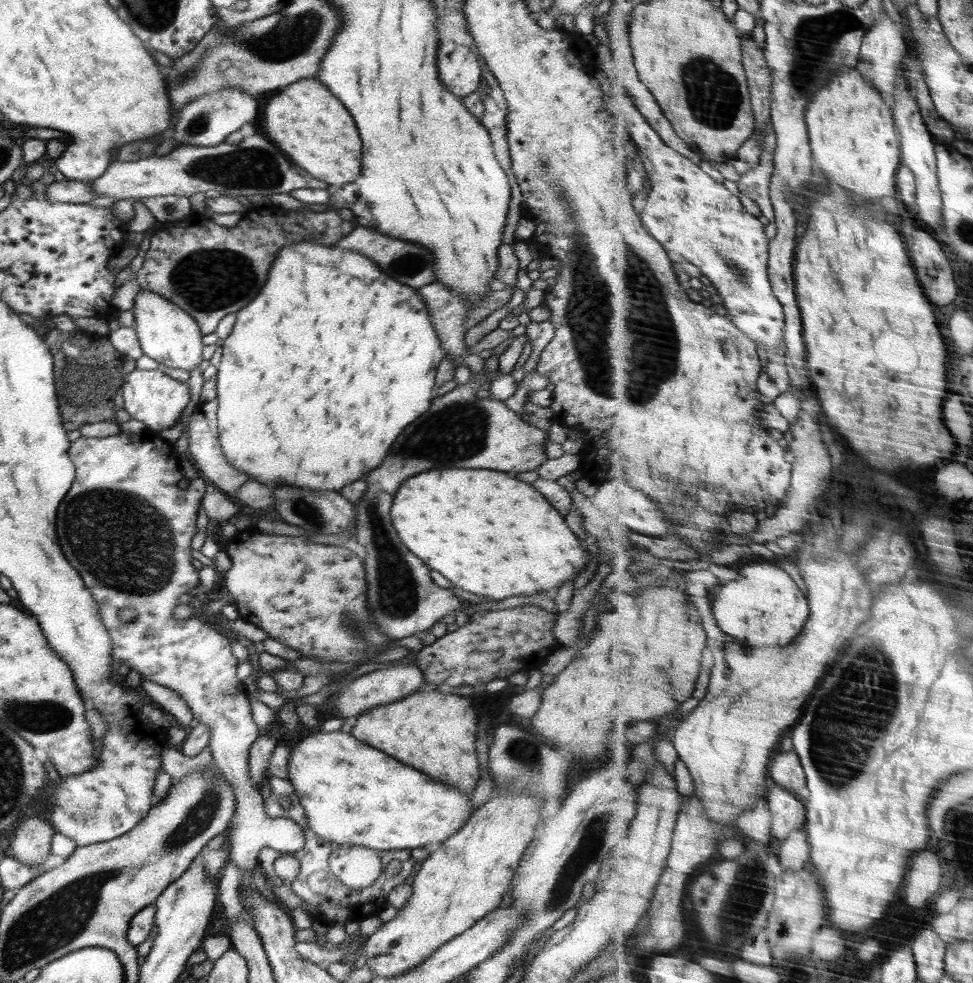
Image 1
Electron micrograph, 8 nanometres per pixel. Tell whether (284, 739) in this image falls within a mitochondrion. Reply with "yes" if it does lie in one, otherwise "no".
no

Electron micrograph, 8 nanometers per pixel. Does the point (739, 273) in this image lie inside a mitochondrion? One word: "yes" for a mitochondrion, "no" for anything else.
yes

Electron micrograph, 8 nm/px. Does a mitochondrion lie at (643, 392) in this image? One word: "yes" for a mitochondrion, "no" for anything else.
yes

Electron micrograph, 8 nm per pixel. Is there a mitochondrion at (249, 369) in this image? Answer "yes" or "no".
no

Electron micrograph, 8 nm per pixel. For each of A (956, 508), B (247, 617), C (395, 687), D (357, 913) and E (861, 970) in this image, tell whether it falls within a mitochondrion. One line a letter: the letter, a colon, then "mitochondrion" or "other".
A: other
B: other
C: other
D: other
E: other

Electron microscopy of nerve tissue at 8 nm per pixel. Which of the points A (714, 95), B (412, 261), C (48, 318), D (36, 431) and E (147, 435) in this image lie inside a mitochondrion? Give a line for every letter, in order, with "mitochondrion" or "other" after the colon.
A: mitochondrion
B: mitochondrion
C: other
D: other
E: other

